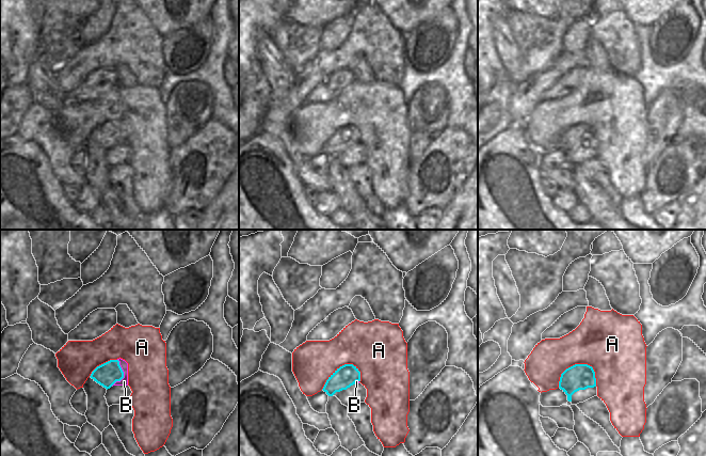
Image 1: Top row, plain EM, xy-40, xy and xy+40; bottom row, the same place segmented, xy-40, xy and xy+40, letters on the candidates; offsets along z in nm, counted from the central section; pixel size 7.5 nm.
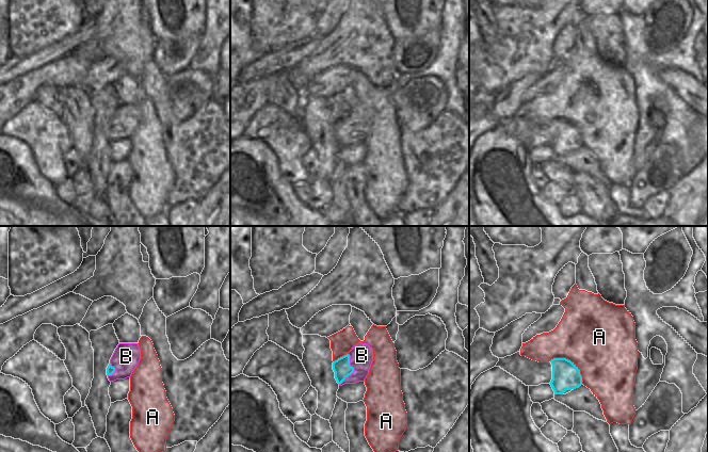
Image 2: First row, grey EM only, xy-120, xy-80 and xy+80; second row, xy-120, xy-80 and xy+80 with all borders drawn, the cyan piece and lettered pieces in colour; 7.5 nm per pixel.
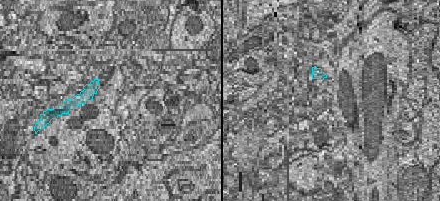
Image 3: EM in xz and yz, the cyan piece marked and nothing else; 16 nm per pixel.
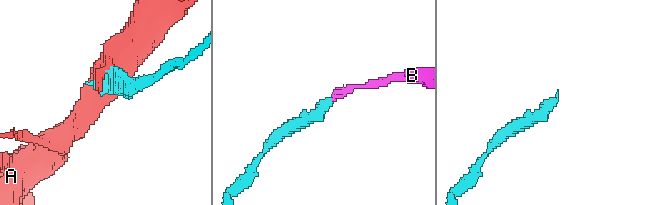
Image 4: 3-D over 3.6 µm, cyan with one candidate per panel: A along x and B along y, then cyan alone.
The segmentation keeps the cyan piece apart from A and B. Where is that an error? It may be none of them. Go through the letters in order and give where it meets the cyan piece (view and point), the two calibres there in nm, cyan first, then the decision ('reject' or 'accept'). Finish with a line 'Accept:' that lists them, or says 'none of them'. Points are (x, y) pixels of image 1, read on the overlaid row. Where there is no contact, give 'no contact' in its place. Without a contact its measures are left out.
A: meets cyan in xy+40 at (573, 365); 190 nm thick on the cyan side, 360 nm on the other; reject
B: meets cyan in xy-40 at (123, 374); 170 nm thick on the cyan side, 60 nm on the other; reject
Accept: none of them

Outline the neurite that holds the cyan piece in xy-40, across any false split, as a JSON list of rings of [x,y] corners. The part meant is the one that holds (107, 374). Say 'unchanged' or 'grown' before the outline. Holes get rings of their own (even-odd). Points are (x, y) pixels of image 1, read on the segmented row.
grown; [[[110,360],[97,366],[90,377],[107,389],[105,397],[109,407],[129,402],[132,393],[130,387],[114,384],[124,378],[124,372],[118,360]]]

